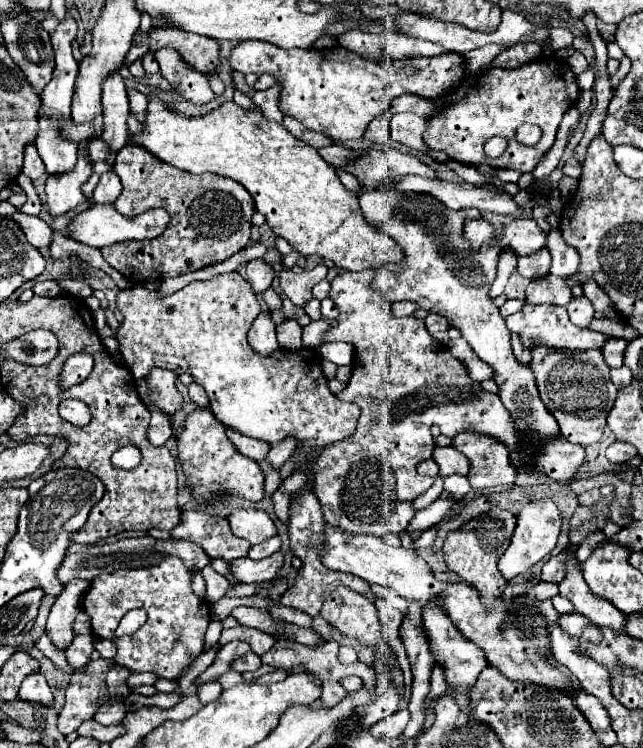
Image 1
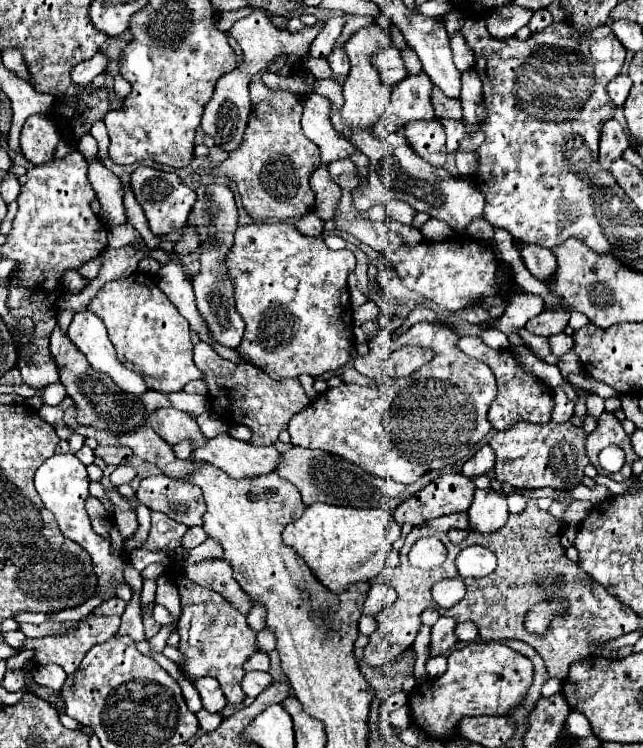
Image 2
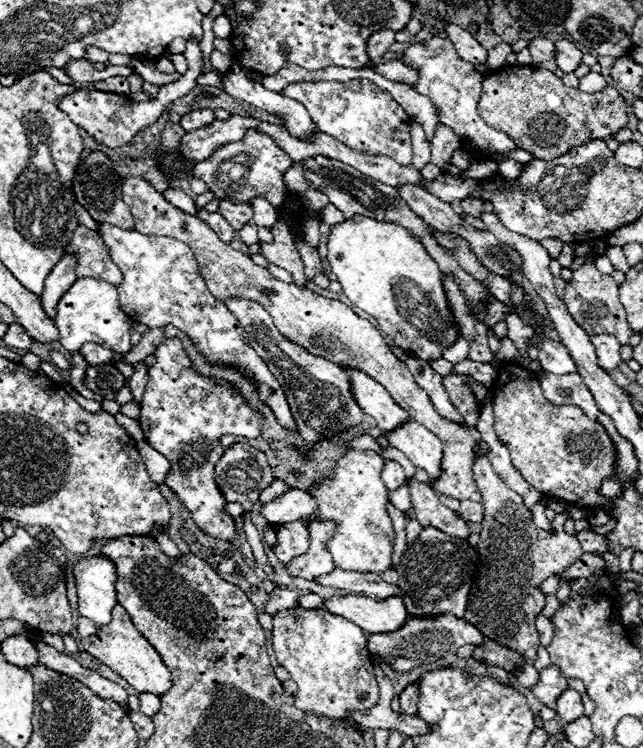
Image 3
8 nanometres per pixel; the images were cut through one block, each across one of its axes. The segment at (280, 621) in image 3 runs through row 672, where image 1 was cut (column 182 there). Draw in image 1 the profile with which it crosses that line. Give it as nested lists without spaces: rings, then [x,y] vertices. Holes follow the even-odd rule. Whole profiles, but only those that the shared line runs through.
[[[238,272],[222,274],[222,276],[212,278],[212,280],[208,280],[208,282],[192,282],[192,284],[188,284],[186,288],[182,288],[182,290],[178,290],[176,294],[166,296],[166,298],[160,298],[156,290],[146,290],[144,286],[132,286],[132,288],[126,288],[126,290],[122,290],[122,292],[118,294],[118,308],[120,308],[120,312],[124,314],[124,322],[122,322],[120,328],[118,328],[120,354],[122,354],[126,366],[130,368],[130,372],[132,372],[132,376],[134,376],[136,380],[146,378],[152,368],[166,368],[166,370],[172,370],[172,372],[176,372],[176,374],[184,374],[184,372],[190,374],[190,376],[194,378],[194,382],[198,382],[200,386],[204,386],[208,398],[210,398],[210,410],[212,410],[212,414],[216,416],[216,420],[222,422],[224,426],[228,426],[228,428],[232,428],[232,430],[244,434],[244,436],[264,440],[264,442],[268,442],[270,446],[280,444],[280,442],[282,442],[284,438],[288,438],[288,436],[294,438],[294,440],[296,440],[296,450],[294,450],[294,454],[292,454],[292,460],[294,460],[294,470],[296,470],[296,472],[306,474],[306,472],[304,472],[304,462],[312,460],[322,448],[326,448],[326,446],[330,446],[330,444],[334,444],[334,442],[346,440],[346,438],[350,438],[350,436],[356,432],[356,422],[358,422],[358,416],[360,416],[360,406],[350,404],[350,402],[342,402],[342,400],[338,400],[338,398],[330,392],[328,380],[326,380],[326,376],[324,376],[324,372],[322,372],[322,366],[320,366],[322,358],[318,356],[316,350],[312,350],[312,348],[302,348],[302,356],[300,356],[300,352],[294,352],[294,356],[292,356],[292,354],[286,352],[284,348],[278,348],[278,350],[272,352],[270,356],[260,356],[258,352],[254,352],[254,350],[250,348],[250,344],[248,344],[248,340],[246,340],[246,334],[248,334],[252,322],[256,320],[256,316],[260,314],[260,302],[258,302],[258,298],[256,298],[256,294],[252,292],[250,284],[248,284]]]

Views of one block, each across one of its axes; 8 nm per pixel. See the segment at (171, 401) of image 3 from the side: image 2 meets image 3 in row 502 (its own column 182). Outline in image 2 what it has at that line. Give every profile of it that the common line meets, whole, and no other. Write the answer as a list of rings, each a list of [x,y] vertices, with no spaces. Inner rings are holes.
[[[138,168],[138,170],[134,170],[132,190],[134,190],[136,200],[138,200],[138,204],[142,206],[144,214],[148,218],[150,230],[156,236],[180,230],[184,226],[194,202],[196,202],[196,192],[190,190],[174,172],[162,172],[162,170],[156,170],[156,168]]]

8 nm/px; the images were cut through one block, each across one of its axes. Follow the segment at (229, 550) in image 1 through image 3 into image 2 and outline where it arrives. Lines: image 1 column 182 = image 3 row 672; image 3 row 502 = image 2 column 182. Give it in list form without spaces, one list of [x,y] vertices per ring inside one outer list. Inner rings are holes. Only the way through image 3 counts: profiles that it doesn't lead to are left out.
[[[164,474],[150,476],[140,482],[136,498],[150,510],[164,512],[168,518],[188,528],[202,526],[206,504],[202,490],[190,482],[172,480]]]

